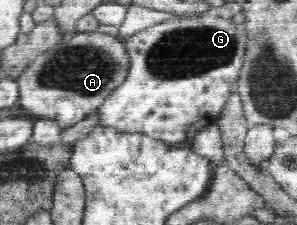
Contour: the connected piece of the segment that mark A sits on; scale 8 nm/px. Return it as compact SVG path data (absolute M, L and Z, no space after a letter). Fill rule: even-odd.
M74 31L73 37L70 37L68 40L64 40L61 43L52 46L48 51L45 51L43 54L40 54L38 57L18 78L17 82L19 83L20 88L20 99L21 107L27 110L26 115L36 116L37 118L42 117L53 117L54 119L59 119L60 125L62 128L66 128L64 133L62 133L61 141L75 144L76 141L82 140L84 137L88 136L88 133L97 127L101 123L101 113L99 108L102 107L103 103L110 97L117 87L120 87L128 75L132 71L132 60L130 60L130 54L126 45L125 39L122 39L118 36L108 35L108 33L100 33L100 31L90 31L90 33L78 33Z

